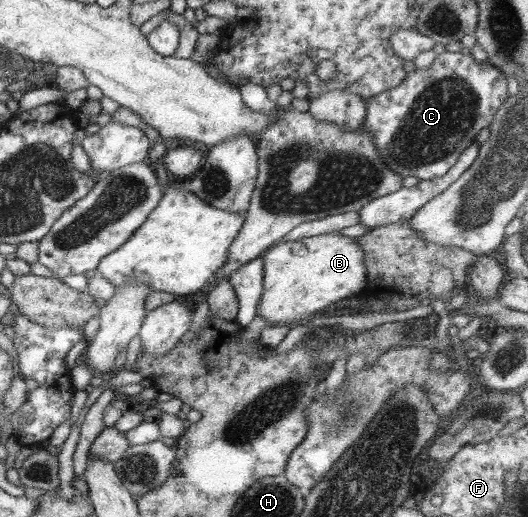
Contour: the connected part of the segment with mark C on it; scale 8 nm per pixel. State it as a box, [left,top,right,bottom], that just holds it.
[363,52,510,180]

